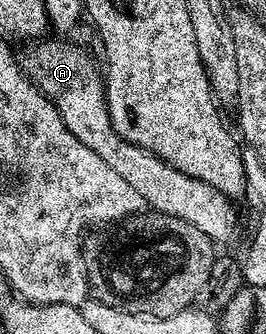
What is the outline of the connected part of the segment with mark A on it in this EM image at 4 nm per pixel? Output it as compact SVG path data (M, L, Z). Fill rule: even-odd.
M38 41L19 54L19 67L42 94L52 100L61 113L65 127L82 145L87 145L113 169L157 214L179 217L204 232L210 241L221 246L232 242L238 233L238 213L229 196L214 186L180 173L147 150L124 141L112 129L106 103L105 80L101 68L80 47L60 41Z

